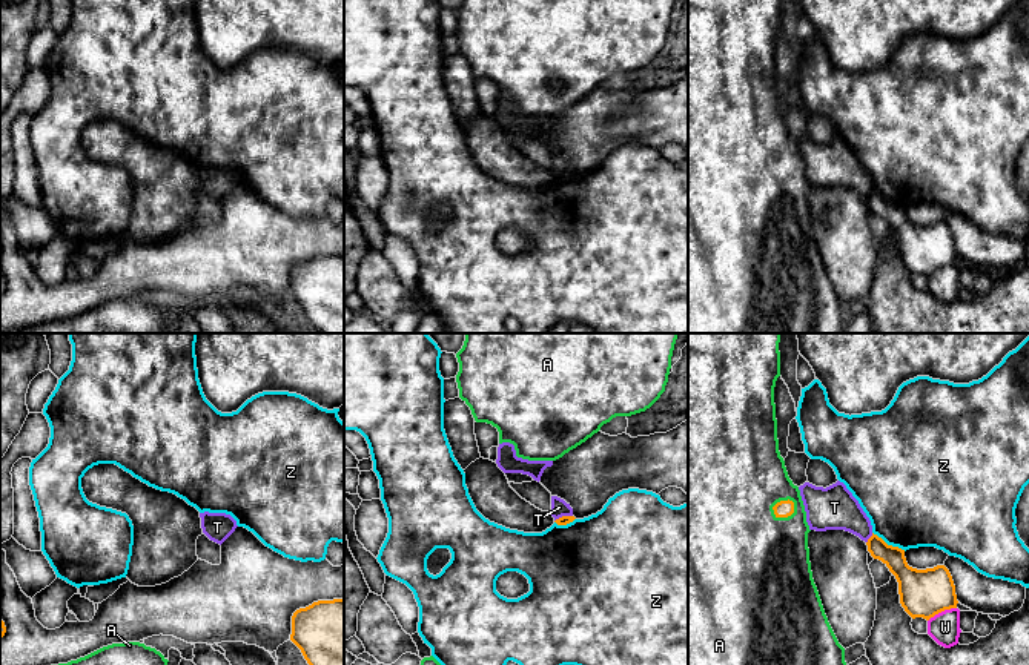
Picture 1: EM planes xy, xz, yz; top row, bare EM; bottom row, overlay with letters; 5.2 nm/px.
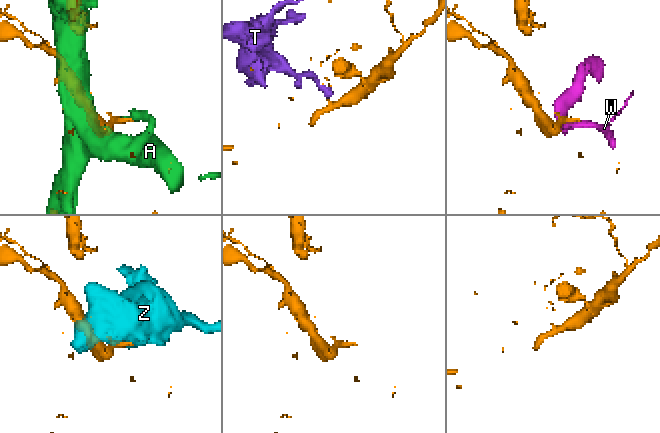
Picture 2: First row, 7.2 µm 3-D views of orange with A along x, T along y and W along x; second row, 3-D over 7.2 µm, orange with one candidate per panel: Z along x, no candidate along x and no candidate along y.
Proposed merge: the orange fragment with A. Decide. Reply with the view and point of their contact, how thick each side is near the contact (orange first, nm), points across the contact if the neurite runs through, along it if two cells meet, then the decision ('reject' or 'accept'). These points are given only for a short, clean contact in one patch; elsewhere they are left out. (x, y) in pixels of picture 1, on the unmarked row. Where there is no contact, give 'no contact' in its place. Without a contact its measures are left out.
yz (788, 171) | 90/440 nm | accept

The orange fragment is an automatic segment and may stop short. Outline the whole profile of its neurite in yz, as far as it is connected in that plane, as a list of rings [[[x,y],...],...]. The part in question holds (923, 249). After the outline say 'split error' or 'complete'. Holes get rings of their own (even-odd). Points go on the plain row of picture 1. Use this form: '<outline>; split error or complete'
[[[872,189],[866,198],[874,215],[882,217],[898,238],[900,260],[912,273],[929,276],[935,270],[957,264],[955,241],[945,221],[917,226],[908,221],[905,206],[888,201]]]; complete

